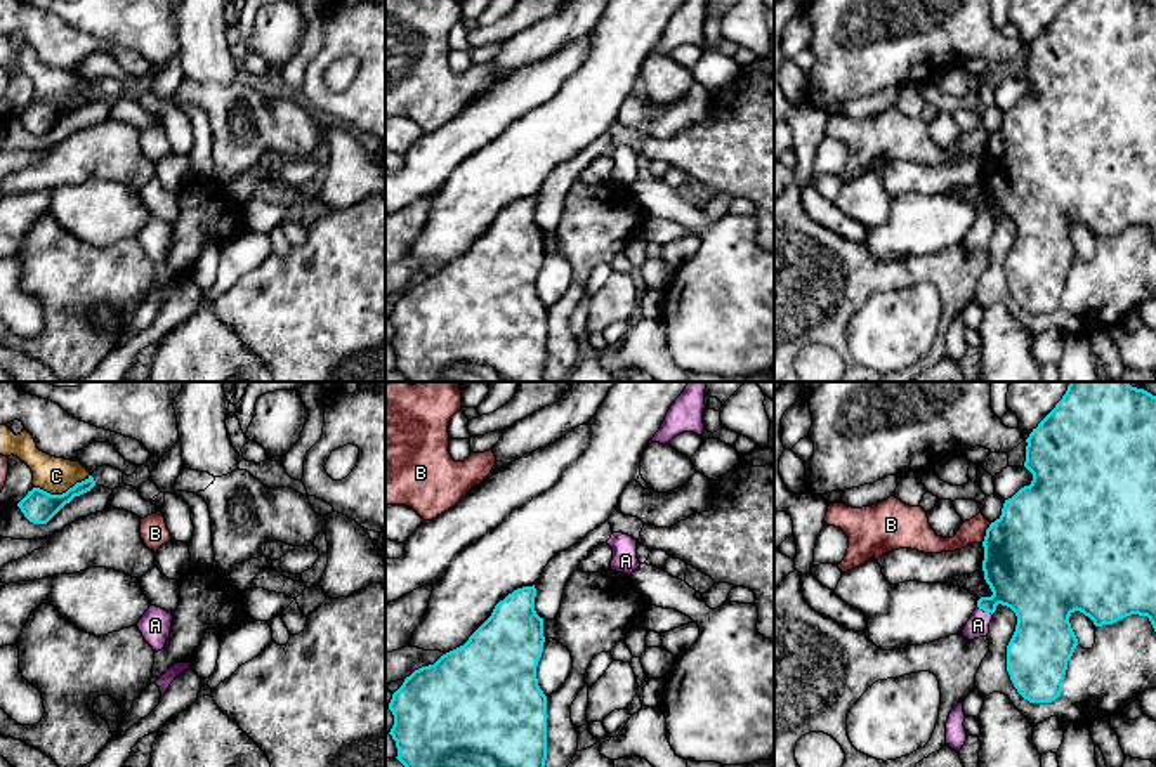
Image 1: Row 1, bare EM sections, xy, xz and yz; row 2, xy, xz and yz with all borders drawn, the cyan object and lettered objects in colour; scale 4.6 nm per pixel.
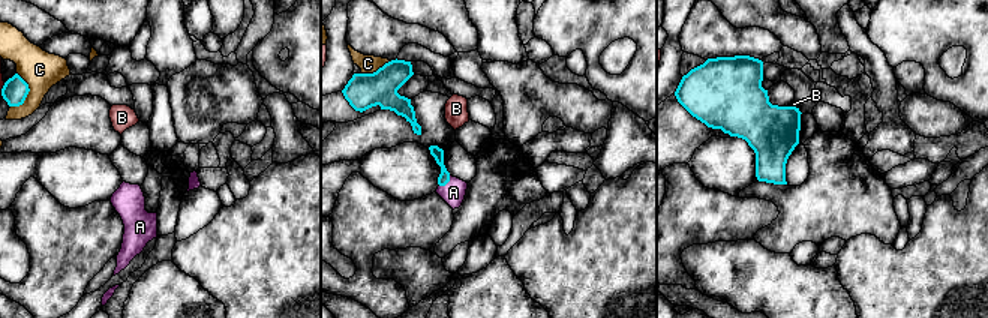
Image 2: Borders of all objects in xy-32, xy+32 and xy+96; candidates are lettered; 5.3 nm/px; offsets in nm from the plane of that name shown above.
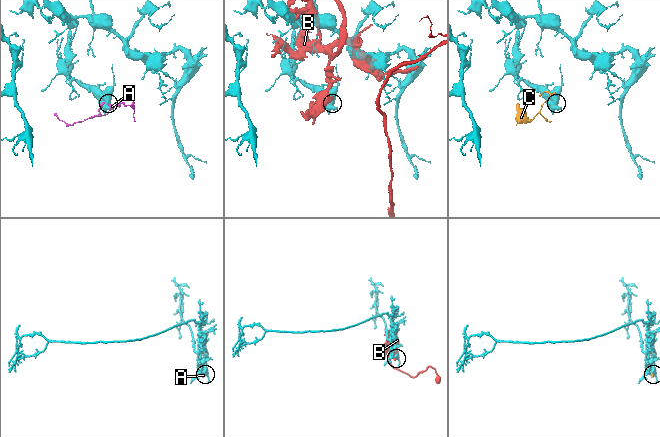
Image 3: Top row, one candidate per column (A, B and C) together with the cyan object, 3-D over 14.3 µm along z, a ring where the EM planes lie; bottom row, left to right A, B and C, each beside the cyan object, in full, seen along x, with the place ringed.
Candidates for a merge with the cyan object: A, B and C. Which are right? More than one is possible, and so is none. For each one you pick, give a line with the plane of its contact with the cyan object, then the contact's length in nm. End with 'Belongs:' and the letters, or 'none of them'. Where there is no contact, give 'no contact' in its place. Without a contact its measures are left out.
A: yz | 80 nm
Belongs: A

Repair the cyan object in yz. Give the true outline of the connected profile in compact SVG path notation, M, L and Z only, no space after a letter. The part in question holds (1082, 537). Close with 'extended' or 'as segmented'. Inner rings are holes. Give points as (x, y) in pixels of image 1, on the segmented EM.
M1069 382L1062 399L1038 427L1033 429L1026 442L1024 467L1033 474L1033 481L1012 498L1005 500L1002 515L986 529L982 571L993 595L977 600L977 607L965 623L962 635L969 640L988 637L996 606L1010 607L1017 616L1015 632L1007 646L1007 672L1010 680L1017 692L1029 703L1052 703L1062 692L1067 661L1078 646L1078 639L1069 623L1069 616L1074 611L1088 616L1095 626L1113 625L1132 614L1147 616L1156 632L1156 396L1132 387L1128 382Z | extended

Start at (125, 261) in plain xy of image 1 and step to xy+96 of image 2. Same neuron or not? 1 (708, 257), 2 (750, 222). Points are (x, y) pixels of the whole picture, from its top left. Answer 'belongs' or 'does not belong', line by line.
1: does not belong
2: belongs

